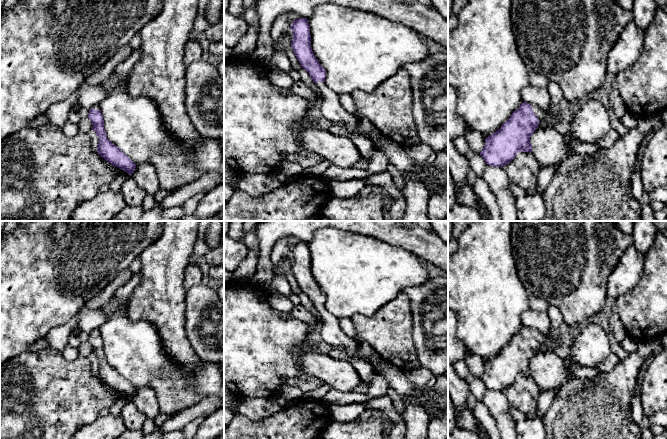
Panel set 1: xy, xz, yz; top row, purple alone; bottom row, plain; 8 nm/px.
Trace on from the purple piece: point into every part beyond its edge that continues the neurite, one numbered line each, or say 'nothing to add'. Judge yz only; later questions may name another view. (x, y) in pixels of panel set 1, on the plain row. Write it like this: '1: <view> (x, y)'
1: yz (543, 339)

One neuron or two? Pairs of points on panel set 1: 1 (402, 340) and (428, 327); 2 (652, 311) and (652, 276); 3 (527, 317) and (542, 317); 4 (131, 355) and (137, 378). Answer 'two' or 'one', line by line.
1: two
2: one
3: one
4: one

